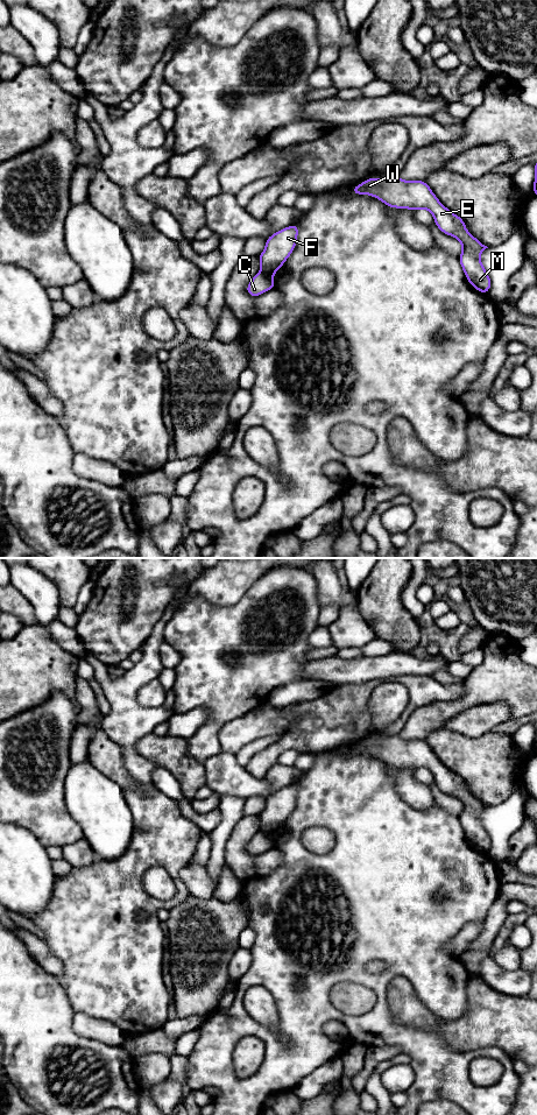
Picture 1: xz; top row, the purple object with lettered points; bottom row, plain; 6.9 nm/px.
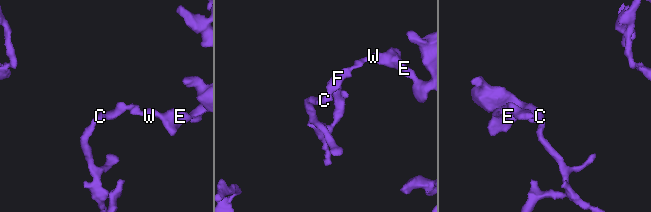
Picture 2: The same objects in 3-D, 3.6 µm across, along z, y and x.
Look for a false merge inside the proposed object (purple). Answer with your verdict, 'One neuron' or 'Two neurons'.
Two neurons

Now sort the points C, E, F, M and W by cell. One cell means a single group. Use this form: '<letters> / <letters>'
C / E F M W

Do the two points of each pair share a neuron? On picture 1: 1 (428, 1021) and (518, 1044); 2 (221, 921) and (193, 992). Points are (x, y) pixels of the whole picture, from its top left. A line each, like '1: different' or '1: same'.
1: same
2: same

